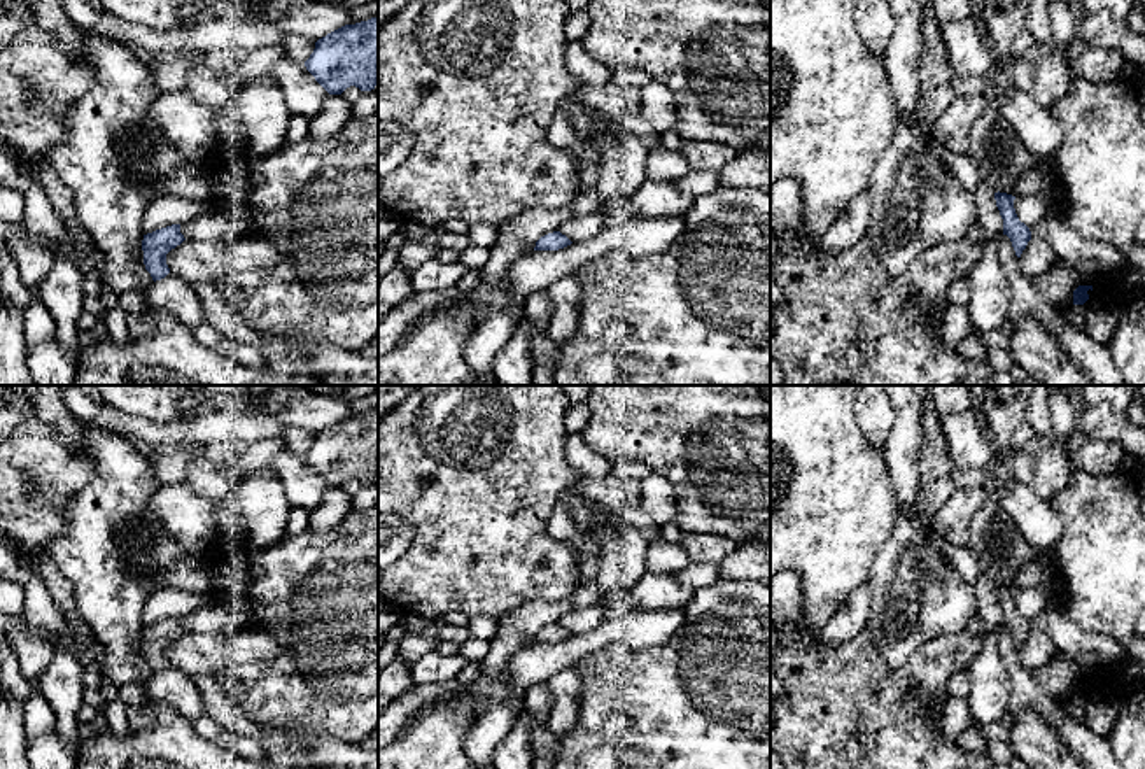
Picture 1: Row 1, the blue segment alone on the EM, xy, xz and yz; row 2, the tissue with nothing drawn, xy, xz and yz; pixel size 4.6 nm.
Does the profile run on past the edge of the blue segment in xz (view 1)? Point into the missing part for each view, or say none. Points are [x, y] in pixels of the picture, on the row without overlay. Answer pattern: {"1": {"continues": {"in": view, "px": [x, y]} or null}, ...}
{"1": {"continues": null}}

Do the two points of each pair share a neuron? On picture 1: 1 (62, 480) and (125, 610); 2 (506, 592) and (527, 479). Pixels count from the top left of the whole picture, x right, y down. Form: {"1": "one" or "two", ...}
{"1": "two", "2": "one"}

